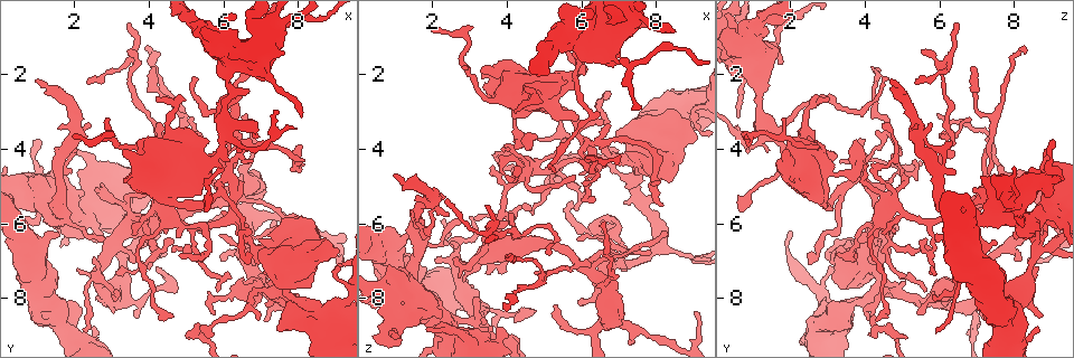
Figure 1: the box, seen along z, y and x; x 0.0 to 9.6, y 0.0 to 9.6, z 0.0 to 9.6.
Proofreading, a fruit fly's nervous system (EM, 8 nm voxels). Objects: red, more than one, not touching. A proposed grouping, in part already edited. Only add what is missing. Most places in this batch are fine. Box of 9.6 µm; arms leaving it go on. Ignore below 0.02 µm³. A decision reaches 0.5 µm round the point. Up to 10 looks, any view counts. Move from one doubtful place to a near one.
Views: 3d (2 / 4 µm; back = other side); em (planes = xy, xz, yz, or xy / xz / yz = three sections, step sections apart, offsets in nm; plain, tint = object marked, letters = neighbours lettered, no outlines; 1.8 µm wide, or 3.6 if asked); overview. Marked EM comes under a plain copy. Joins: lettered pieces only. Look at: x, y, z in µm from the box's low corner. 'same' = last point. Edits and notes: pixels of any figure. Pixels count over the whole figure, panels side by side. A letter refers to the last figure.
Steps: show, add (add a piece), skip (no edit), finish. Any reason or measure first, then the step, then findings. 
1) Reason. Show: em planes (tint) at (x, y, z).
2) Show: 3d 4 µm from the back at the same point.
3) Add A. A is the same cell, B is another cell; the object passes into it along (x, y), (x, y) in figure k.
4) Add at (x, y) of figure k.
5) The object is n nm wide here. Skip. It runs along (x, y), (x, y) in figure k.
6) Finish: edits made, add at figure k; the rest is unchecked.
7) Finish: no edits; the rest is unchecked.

Abrupt turn. Show: em planes (tint) at (5.95, 4.00, 1.85).

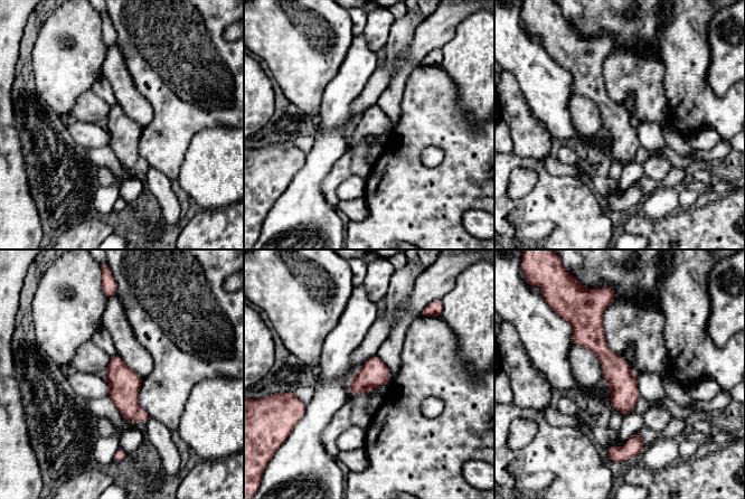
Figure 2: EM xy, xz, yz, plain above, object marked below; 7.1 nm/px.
What lies round it. Show: em planes (letters) at the same point.

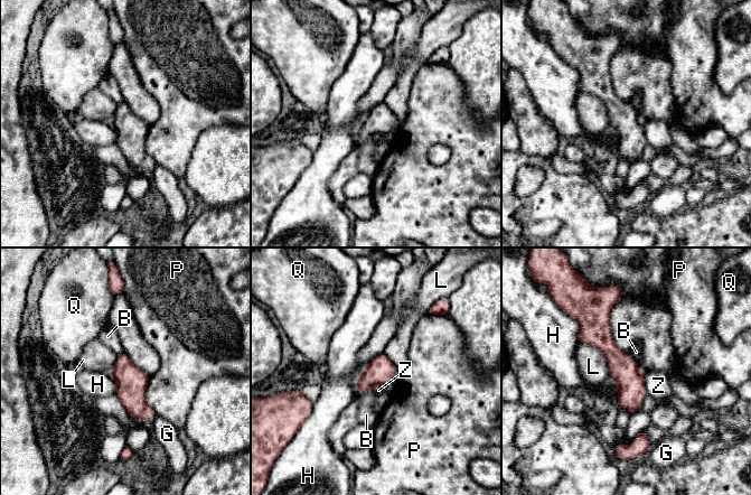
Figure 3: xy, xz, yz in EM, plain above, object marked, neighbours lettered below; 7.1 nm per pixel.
The longest contact is with L, 340 nm. Skip. B, G, H, L, P, Q and Z are other cells; it runs along (603, 310), (603, 341), (635, 409) in figure 3; none of them fits.

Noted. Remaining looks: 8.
Sharp bend. Show: 3d 4 µm at (6.15, 5.85, 4.40).

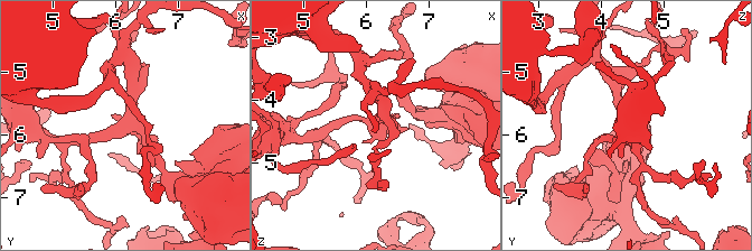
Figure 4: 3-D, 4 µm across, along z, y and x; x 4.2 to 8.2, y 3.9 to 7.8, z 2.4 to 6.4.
Now the EM. Show: em xy step 16 (tint) at (6.15, 5.85, 4.40).

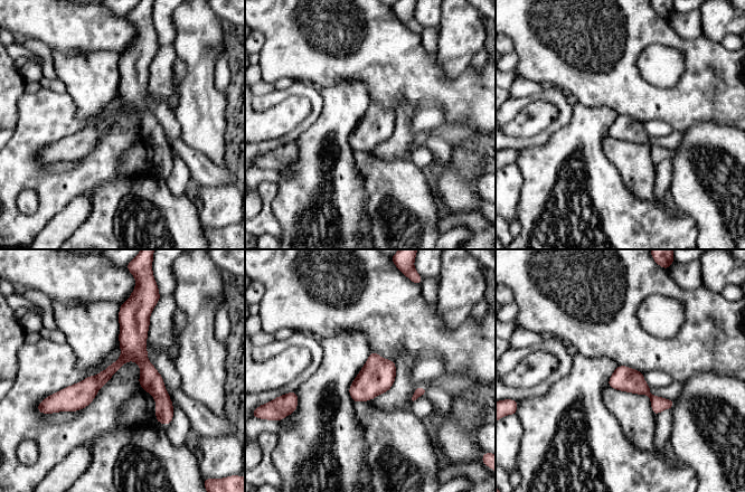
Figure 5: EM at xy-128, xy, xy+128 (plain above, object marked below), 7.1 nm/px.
Show: em planes (letters) at the same point.

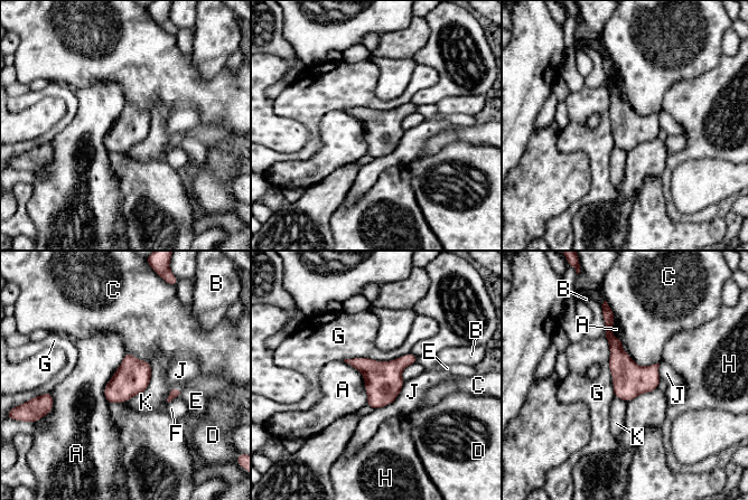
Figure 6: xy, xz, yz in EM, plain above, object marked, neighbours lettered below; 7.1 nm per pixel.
Skip. A, B, C, D, E, F, G, H, J and K are other cells; no lettered piece goes on from it.

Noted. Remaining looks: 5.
Calibre changes. Show: em yz step 4 (tint) at (6.05, 5.40, 7.25).

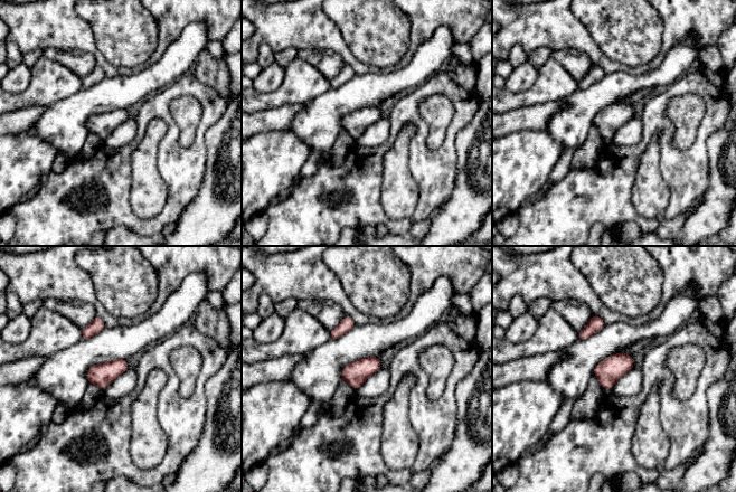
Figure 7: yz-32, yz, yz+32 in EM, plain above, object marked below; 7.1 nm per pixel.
Another direction. Show: em planes (letters) at the same point.

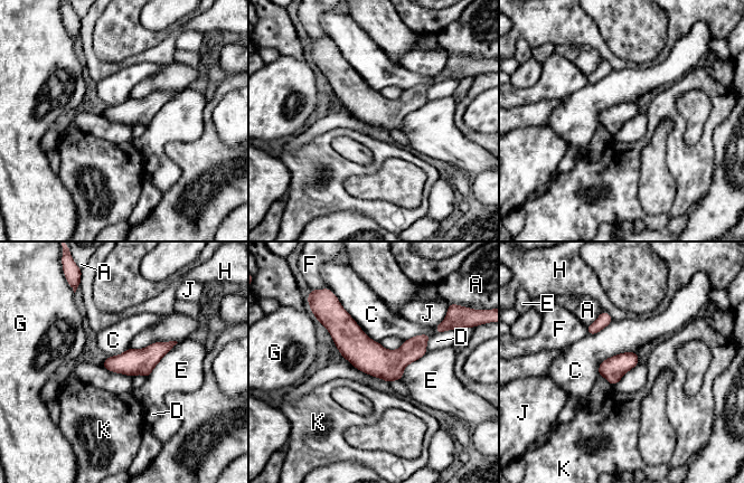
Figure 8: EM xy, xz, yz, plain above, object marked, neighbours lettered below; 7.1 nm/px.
Skip. A, C, D, E, F, G, H, J and K are other cells; none of them fits.

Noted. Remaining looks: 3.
A fork. Show: em 3.6 µm yz step 16 (letters) at (1.60, 8.75, 7.80).

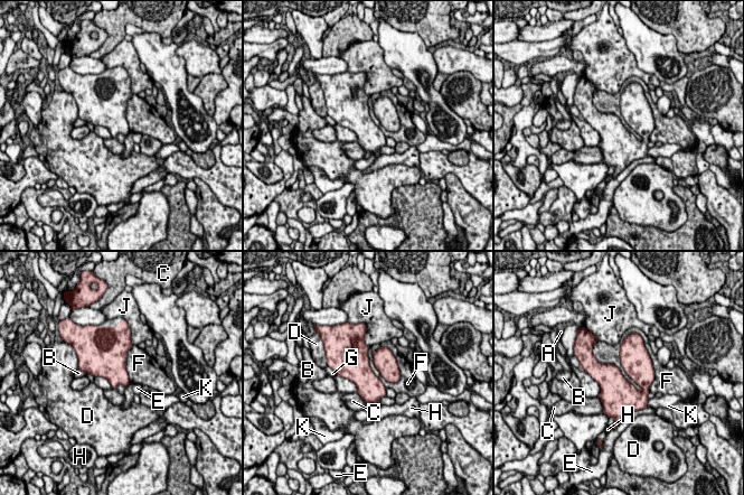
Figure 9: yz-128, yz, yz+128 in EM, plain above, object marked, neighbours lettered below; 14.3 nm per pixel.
Show: em 3.6 µm planes (letters) at the same point.

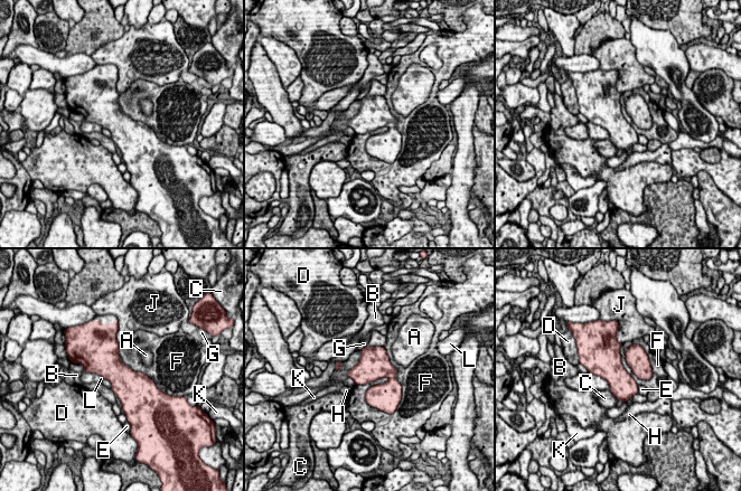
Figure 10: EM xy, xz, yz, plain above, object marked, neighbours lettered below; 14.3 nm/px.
The object is 420 nm wide here. Skip. A, B, C, D, E, F, G, H, J, K and L are other cells; a border runs along (635, 342), (650, 365), (647, 380) in figure 10; no lettered piece goes on from it.

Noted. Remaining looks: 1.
Finish: no edits; the rest is unchecked.

